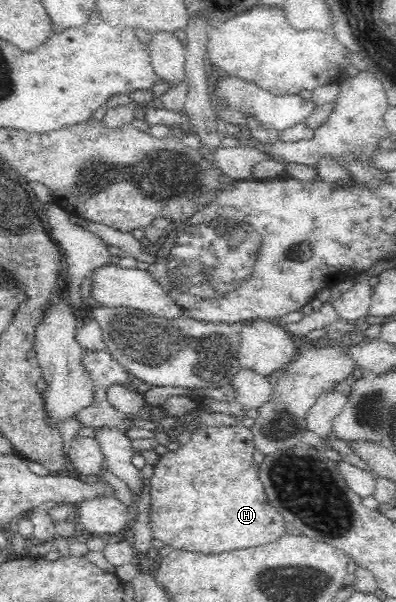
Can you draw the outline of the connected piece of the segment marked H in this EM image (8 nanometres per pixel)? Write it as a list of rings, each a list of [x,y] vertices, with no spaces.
[[[206,426],[206,428],[196,428],[192,430],[191,439],[187,444],[180,446],[177,450],[170,450],[158,458],[158,462],[153,466],[150,488],[150,532],[154,538],[164,542],[165,546],[173,549],[185,551],[198,551],[203,553],[219,553],[232,549],[248,548],[259,544],[269,543],[278,540],[283,534],[286,534],[286,519],[269,504],[268,495],[264,490],[264,483],[259,479],[258,467],[254,462],[255,446],[253,441],[253,432],[246,426]]]

